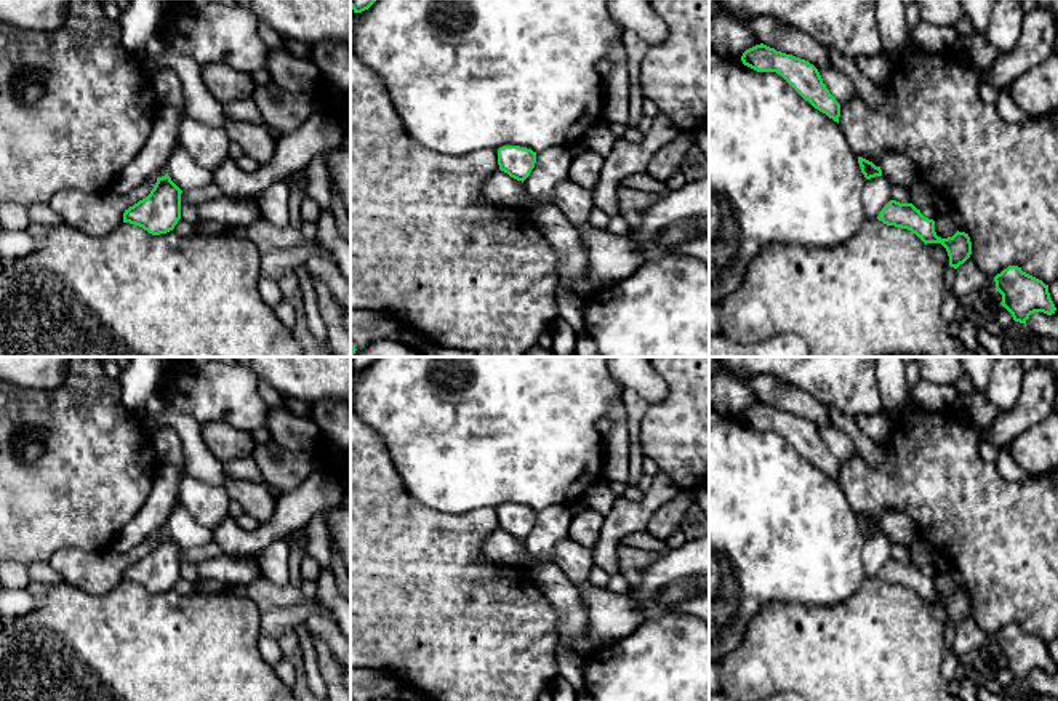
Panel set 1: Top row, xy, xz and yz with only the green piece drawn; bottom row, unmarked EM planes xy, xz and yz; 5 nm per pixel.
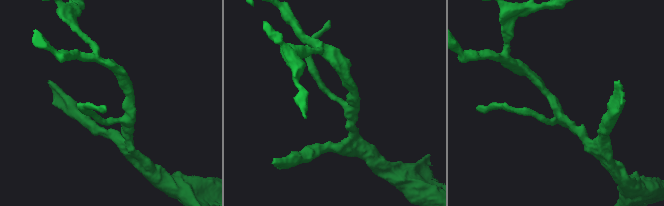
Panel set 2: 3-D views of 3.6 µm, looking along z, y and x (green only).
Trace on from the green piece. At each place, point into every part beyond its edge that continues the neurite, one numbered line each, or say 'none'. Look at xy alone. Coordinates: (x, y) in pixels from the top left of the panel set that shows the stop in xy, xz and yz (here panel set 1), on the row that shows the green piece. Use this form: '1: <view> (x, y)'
none

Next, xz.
none

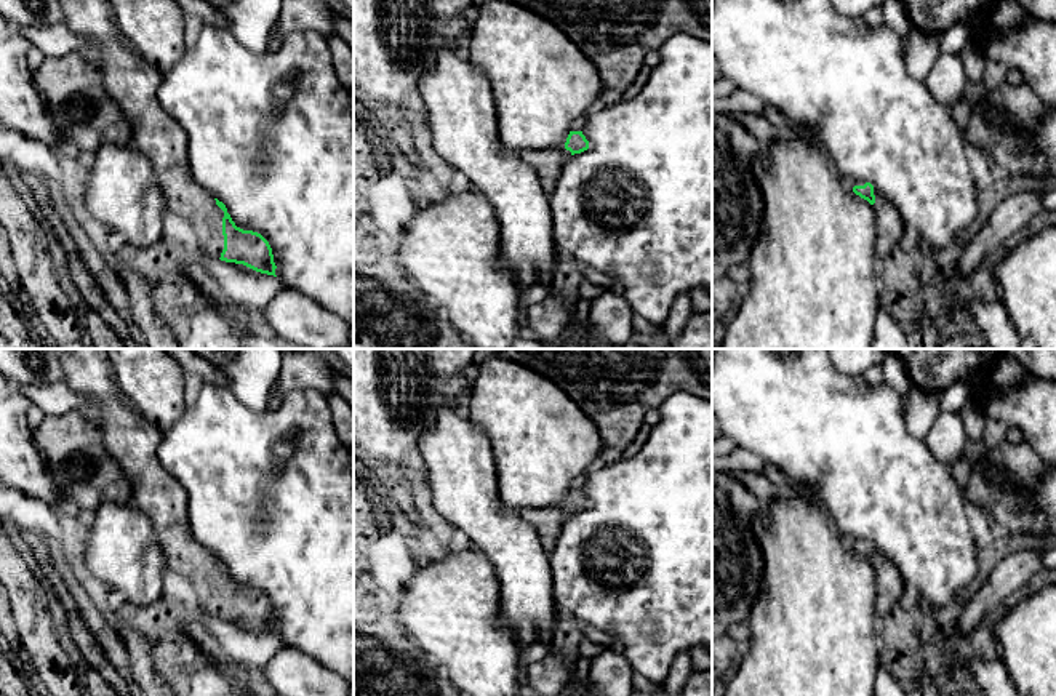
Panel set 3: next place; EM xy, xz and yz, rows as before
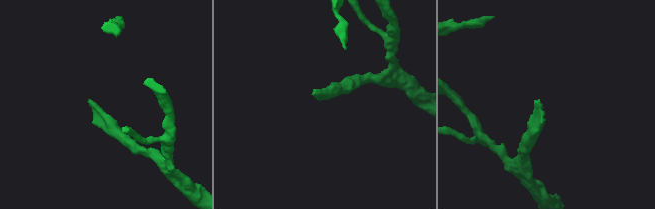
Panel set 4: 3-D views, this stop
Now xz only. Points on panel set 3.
1: xz (548, 164)

